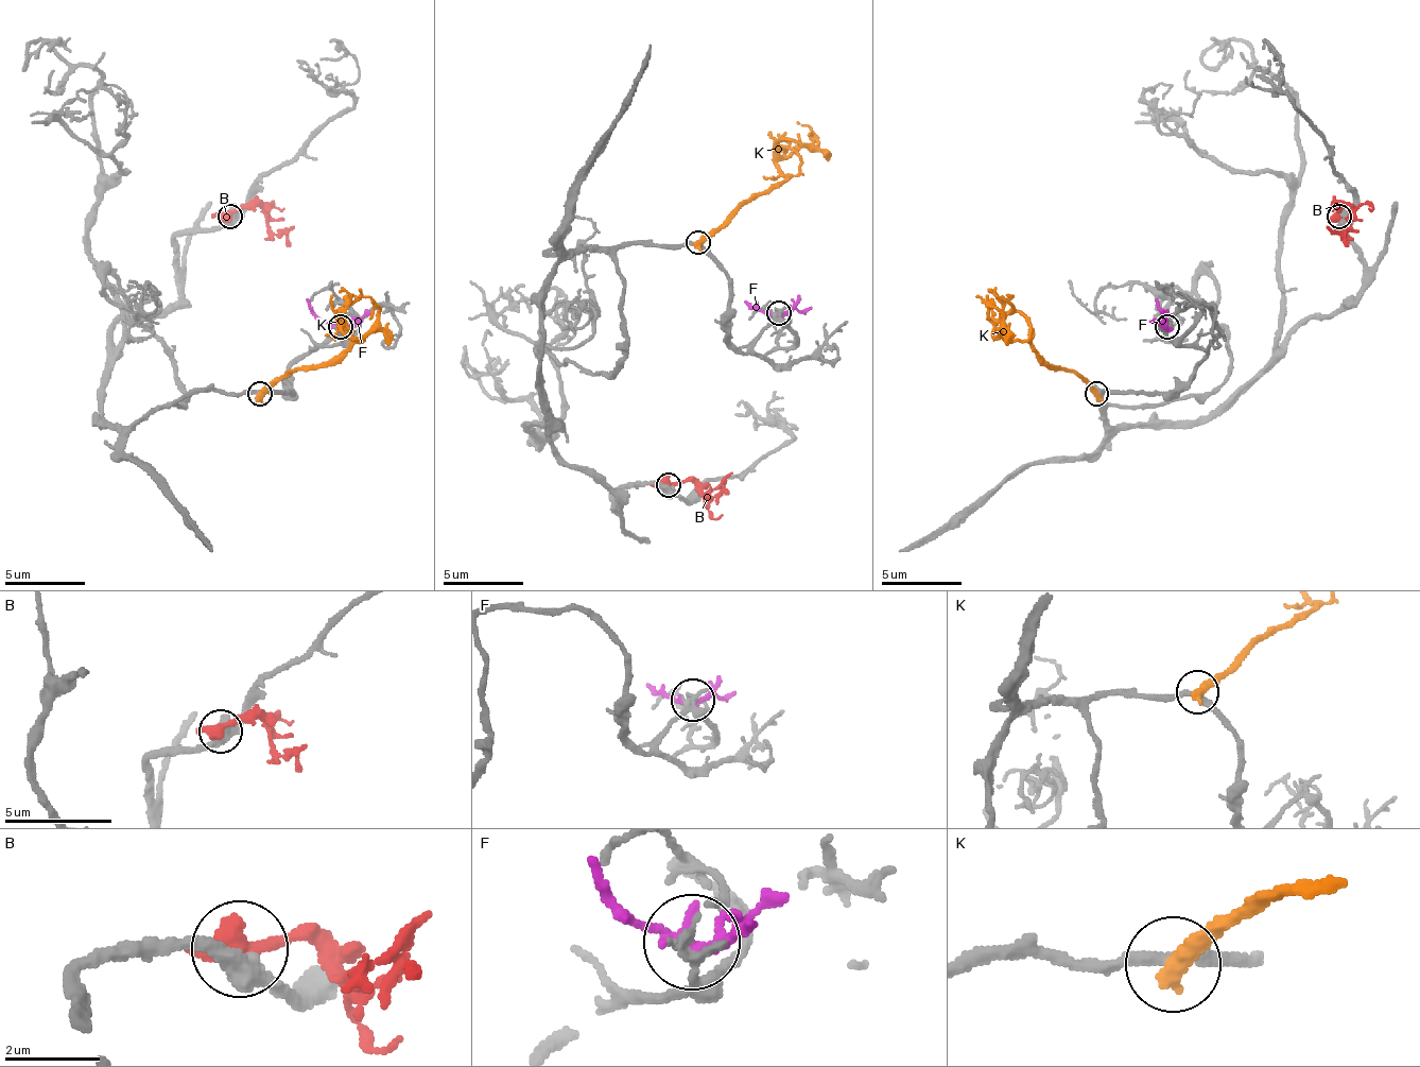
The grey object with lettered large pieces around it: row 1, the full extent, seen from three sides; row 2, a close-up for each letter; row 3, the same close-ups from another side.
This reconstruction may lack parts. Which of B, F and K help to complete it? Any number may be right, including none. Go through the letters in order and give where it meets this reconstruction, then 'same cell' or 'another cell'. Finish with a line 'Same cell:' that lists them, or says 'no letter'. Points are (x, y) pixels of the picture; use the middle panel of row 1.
B: contact (668, 484); another cell
F: contact (779, 313); another cell
K: contact (698, 242); another cell
Same cell: no letter

